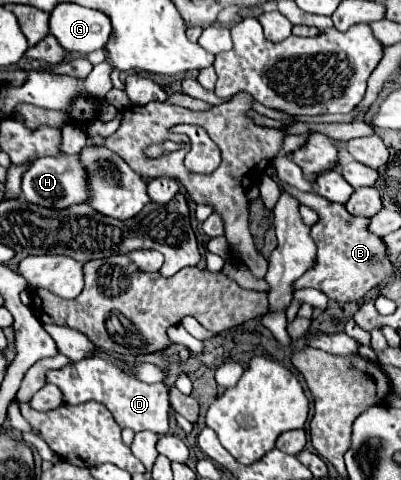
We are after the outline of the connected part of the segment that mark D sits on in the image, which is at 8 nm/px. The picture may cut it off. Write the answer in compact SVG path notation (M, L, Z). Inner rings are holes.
M95 356L81 362L71 362L61 370L51 370L47 374L47 382L59 386L65 404L83 404L87 400L97 400L105 404L113 412L121 428L131 428L135 432L151 430L159 436L169 432L169 388L165 384L147 384L131 378L103 358Z

